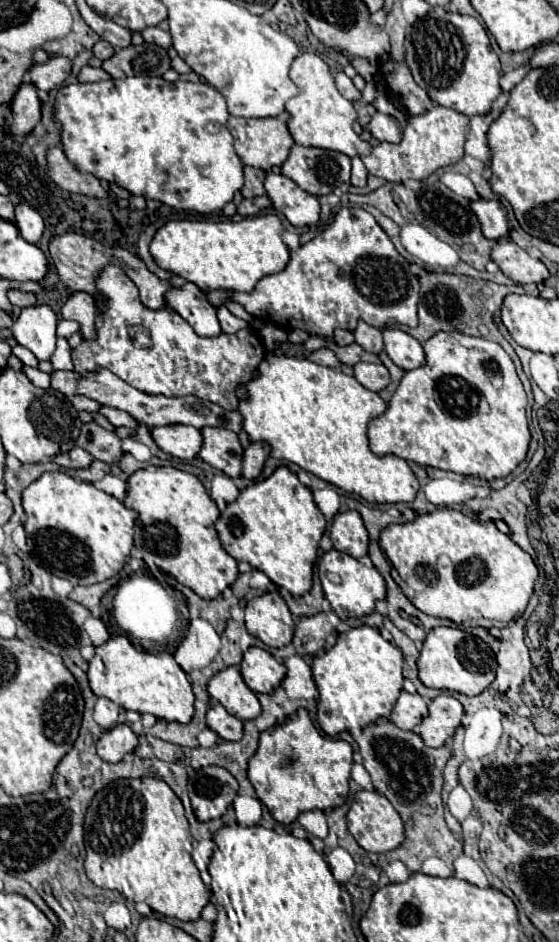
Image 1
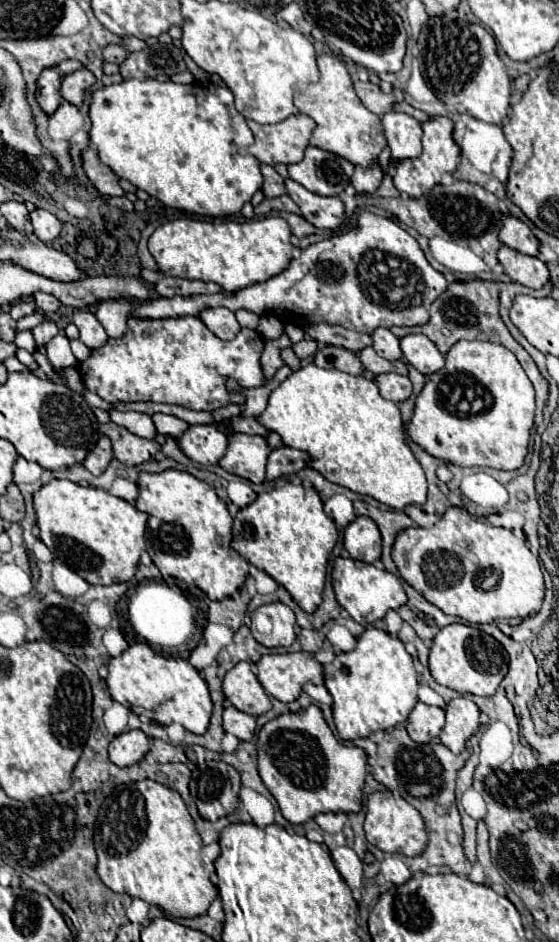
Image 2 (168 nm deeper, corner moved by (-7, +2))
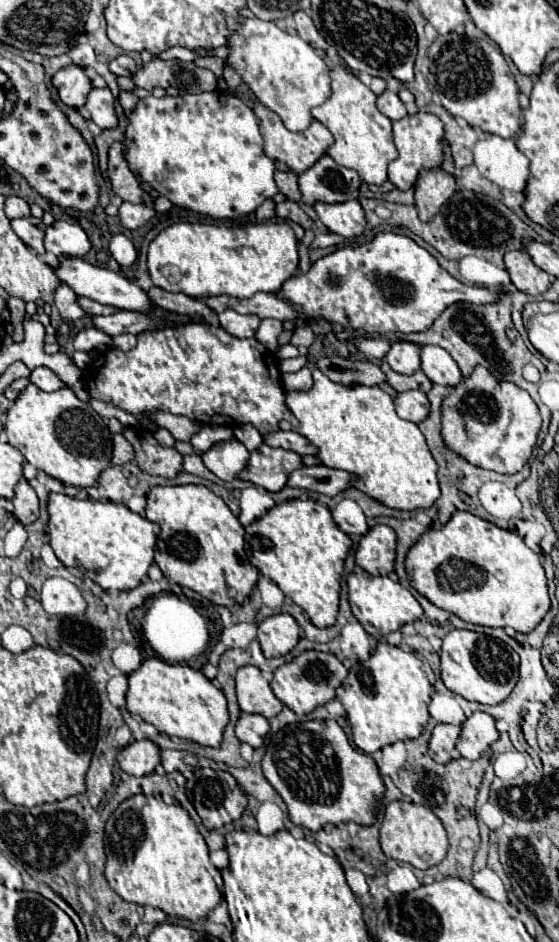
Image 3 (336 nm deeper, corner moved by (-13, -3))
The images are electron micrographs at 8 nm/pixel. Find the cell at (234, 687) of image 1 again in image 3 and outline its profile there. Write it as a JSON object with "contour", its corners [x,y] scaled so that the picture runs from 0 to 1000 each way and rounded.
{"contour":[[[449,706],[431,708],[420,721],[424,721],[424,744],[431,755],[460,757],[485,763],[506,753],[506,746],[488,738],[481,723],[470,721],[460,708]]]}

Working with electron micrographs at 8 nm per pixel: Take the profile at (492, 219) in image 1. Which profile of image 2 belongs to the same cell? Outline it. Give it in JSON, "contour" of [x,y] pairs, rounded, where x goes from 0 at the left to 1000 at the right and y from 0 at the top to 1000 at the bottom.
{"contour":[[[921,229],[900,231],[900,242],[893,246],[893,255],[932,270],[964,272],[964,255],[950,246],[950,242]]]}

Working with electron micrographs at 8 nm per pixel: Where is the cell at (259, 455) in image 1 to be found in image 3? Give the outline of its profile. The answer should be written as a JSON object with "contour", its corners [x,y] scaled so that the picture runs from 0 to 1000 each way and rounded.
{"contour":[[[542,494],[517,504],[513,515],[596,528],[624,517],[628,506],[631,506],[628,502],[610,500],[610,498],[592,498],[581,494],[556,494],[556,496]]]}

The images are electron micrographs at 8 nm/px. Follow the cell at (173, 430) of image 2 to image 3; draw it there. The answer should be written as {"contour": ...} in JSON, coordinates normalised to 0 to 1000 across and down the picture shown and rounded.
{"contour":[[[363,451],[345,464],[342,464],[342,472],[349,479],[367,481],[377,472],[392,470],[392,468],[406,468],[417,466],[417,460],[410,453],[395,453],[395,451]]]}

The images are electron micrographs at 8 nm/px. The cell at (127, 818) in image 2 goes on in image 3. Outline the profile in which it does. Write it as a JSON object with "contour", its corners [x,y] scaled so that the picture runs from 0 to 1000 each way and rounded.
{"contour":[[[256,842],[224,848],[224,850],[199,863],[199,867],[195,867],[195,872],[191,872],[191,878],[188,878],[188,906],[191,906],[188,931],[191,931],[195,939],[199,939],[199,944],[202,944],[206,948],[213,948],[224,956],[234,956],[234,959],[245,959],[245,961],[284,963],[284,965],[292,965],[292,967],[295,967],[299,971],[306,971],[306,973],[331,973],[331,976],[338,976],[338,978],[356,978],[356,976],[370,973],[374,967],[381,967],[381,965],[395,959],[395,954],[399,954],[399,952],[395,952],[395,946],[392,946],[385,935],[381,935],[381,931],[376,929],[377,926],[370,925],[376,919],[370,895],[367,895],[367,891],[360,889],[360,884],[352,882],[352,876],[345,874],[345,869],[338,867],[338,863],[335,863],[320,852],[295,852],[288,846],[267,846],[267,844],[256,844]]]}

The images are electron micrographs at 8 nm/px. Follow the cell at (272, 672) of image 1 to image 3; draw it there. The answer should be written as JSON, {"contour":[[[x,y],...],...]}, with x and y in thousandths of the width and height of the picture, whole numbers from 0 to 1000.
{"contour":[[[542,691],[521,704],[510,704],[492,710],[488,721],[485,721],[485,731],[492,740],[506,748],[513,748],[521,755],[528,755],[531,759],[549,759],[567,748],[578,748],[599,742],[599,731],[610,727],[617,717],[621,717],[621,710],[599,695],[571,693],[571,691]]]}

